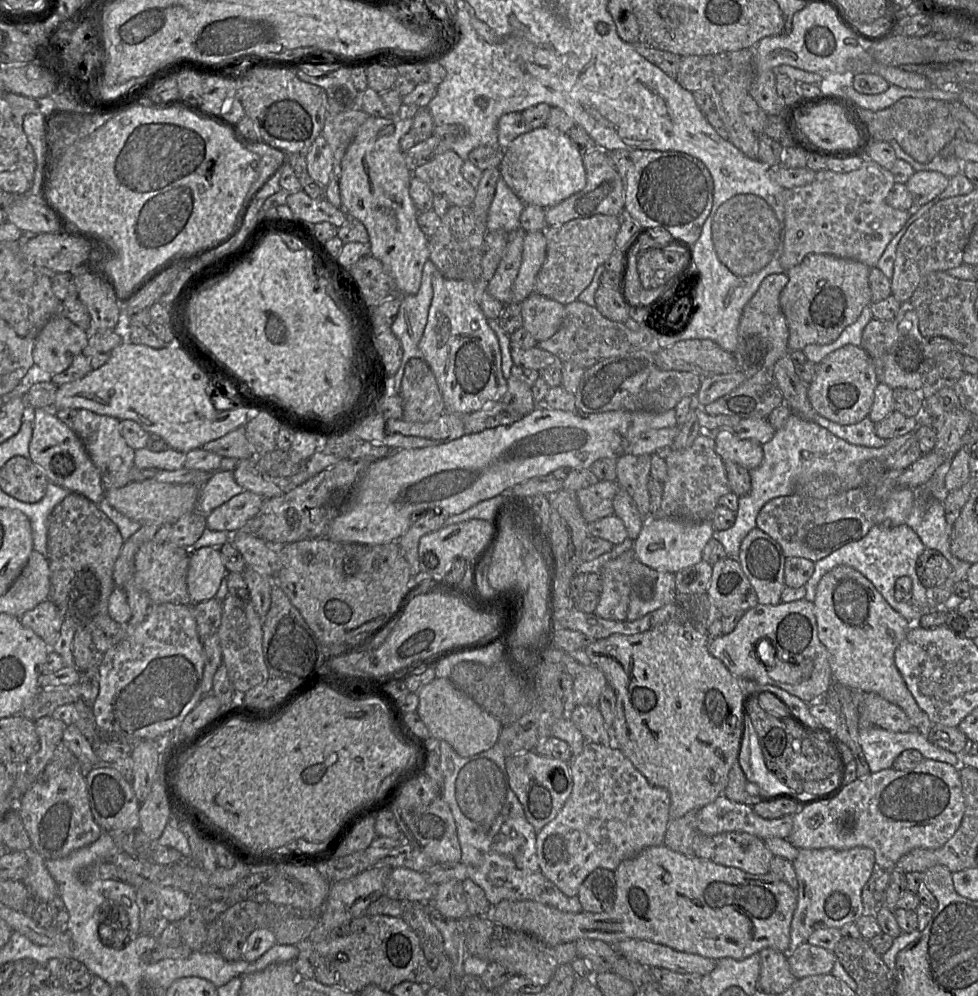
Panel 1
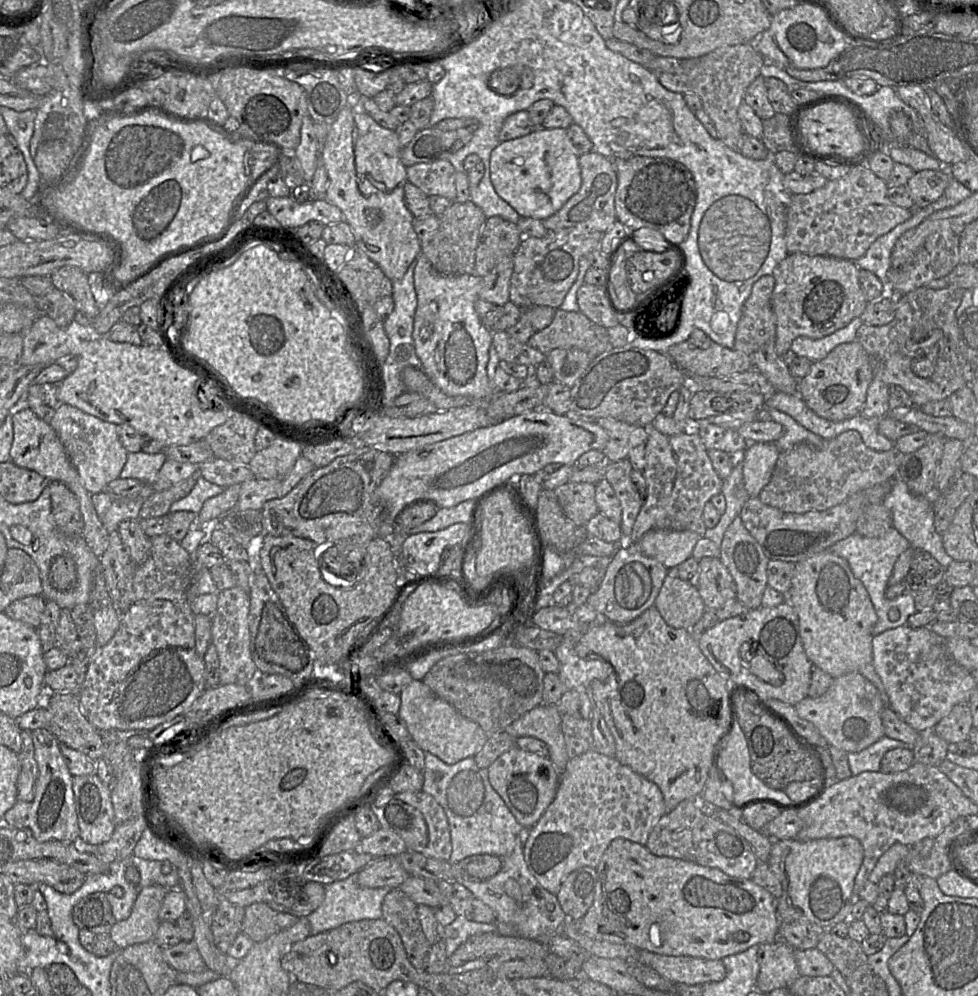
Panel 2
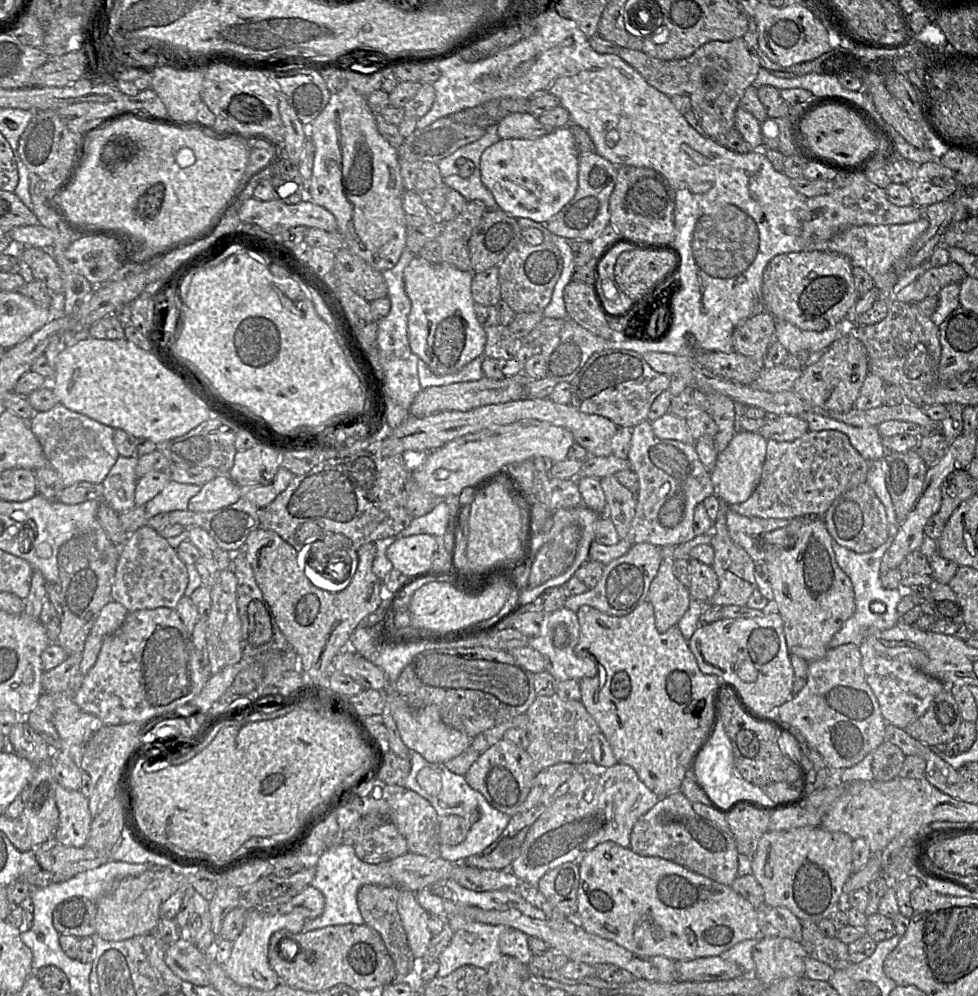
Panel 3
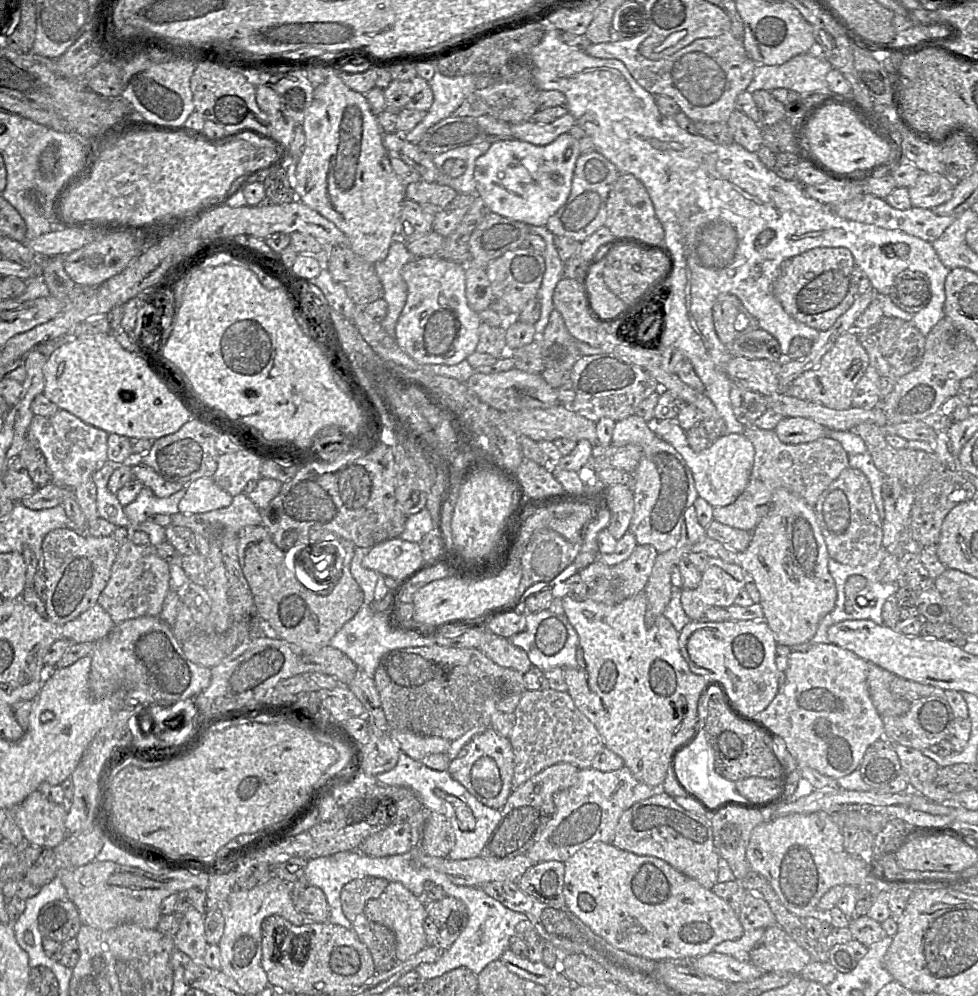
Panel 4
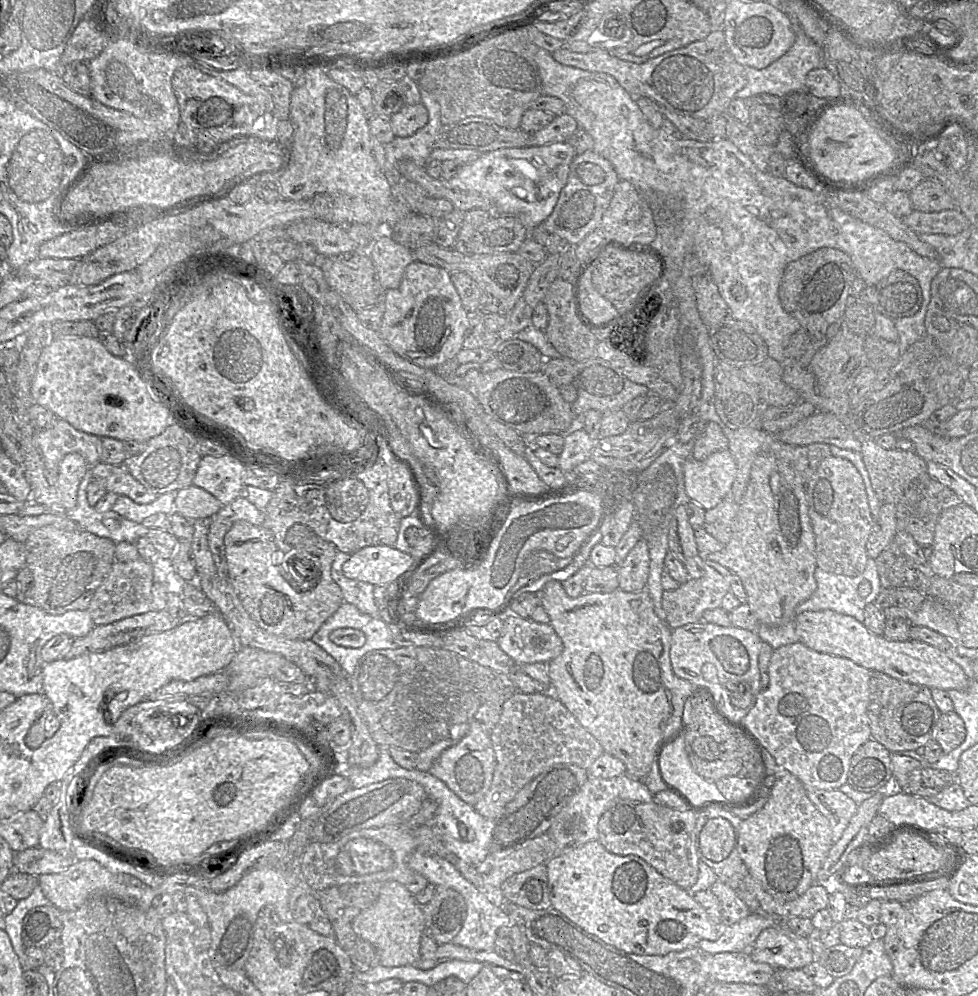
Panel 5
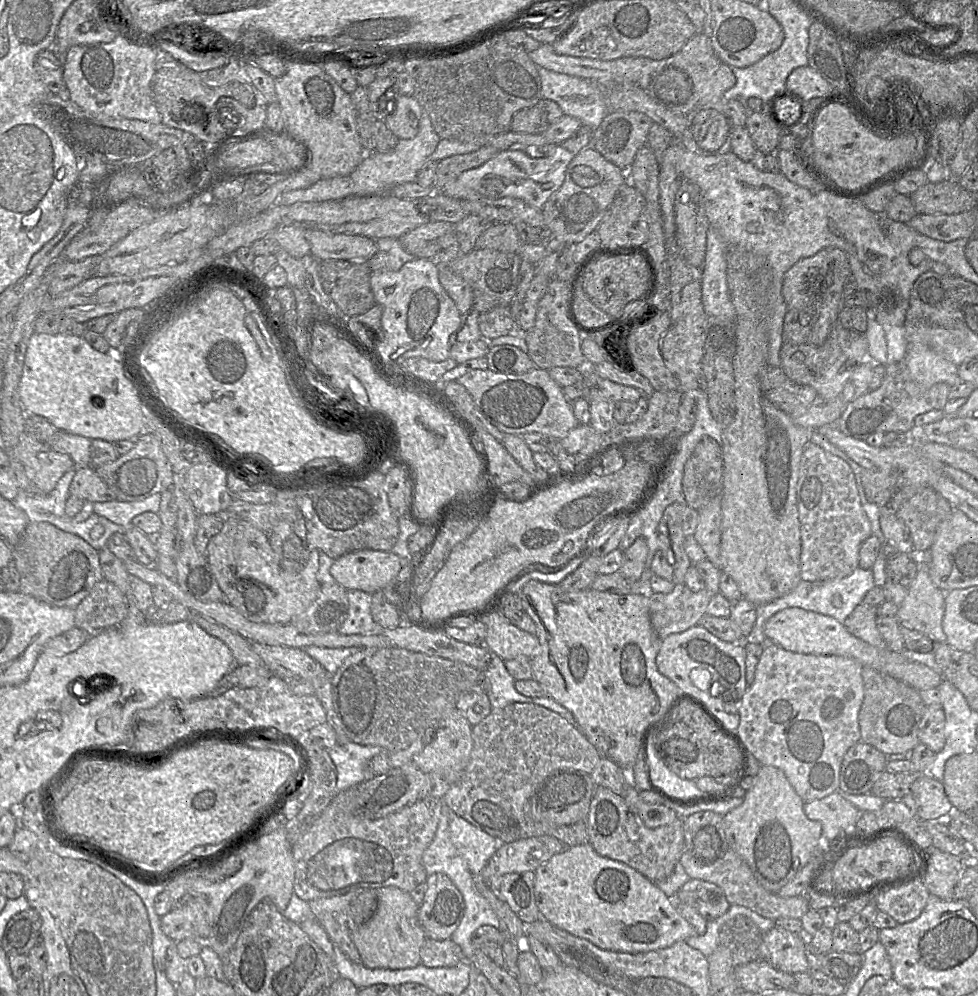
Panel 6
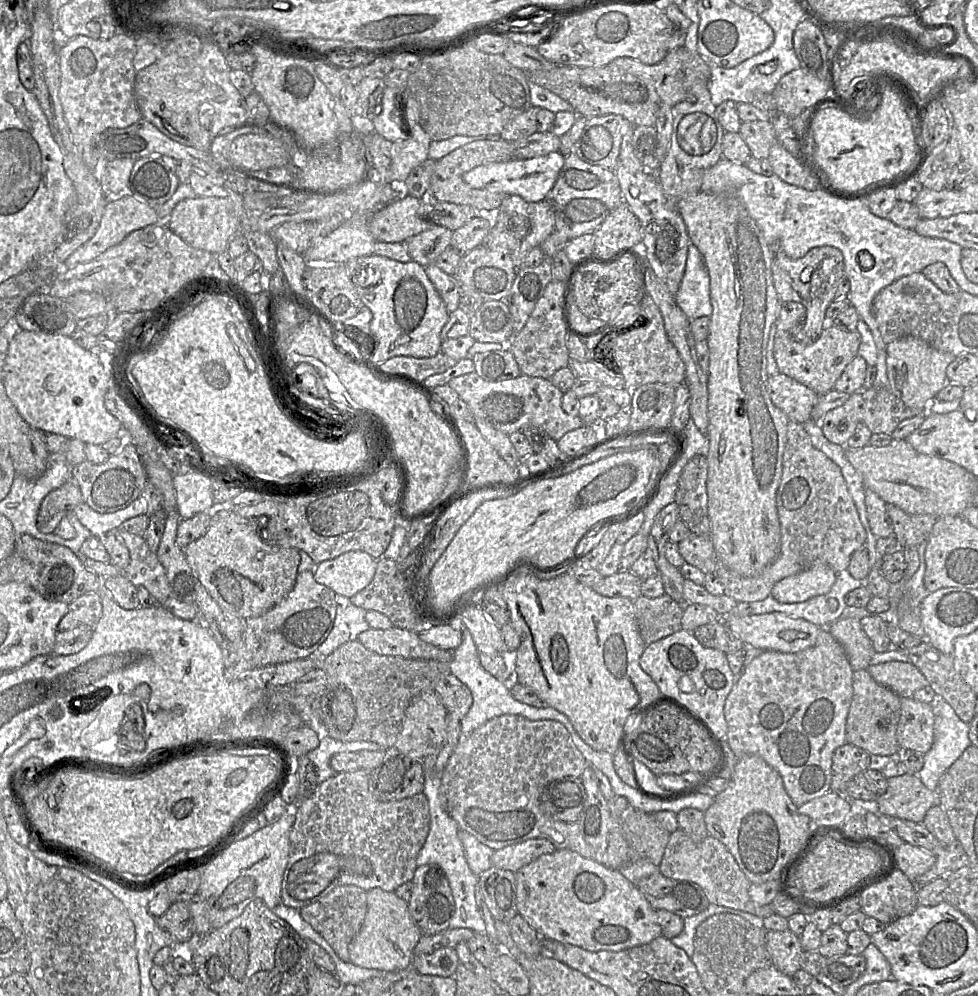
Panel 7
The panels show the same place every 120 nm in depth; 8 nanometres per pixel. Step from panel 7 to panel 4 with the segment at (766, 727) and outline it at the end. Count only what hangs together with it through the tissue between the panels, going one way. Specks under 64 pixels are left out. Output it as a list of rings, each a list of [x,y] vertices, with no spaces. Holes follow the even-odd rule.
[[[816,643],[806,651],[791,651],[785,671],[785,685],[757,716],[785,744],[798,767],[810,767],[822,775],[839,779],[856,770],[868,747],[884,738],[884,724],[867,687],[869,663],[835,644]]]

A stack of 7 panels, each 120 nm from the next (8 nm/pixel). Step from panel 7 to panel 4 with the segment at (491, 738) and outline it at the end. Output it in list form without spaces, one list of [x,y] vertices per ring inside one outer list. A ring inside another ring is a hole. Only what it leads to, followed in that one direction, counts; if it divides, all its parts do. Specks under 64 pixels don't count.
[[[526,690],[513,715],[514,726],[507,738],[514,754],[513,790],[557,763],[572,764],[578,769],[590,768],[594,757],[604,748],[596,727],[577,709],[566,692]]]

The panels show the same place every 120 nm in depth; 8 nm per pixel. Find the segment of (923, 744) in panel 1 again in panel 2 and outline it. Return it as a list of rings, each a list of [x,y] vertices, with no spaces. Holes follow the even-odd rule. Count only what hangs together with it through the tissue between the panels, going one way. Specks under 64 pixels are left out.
[[[886,735],[866,749],[848,754],[848,763],[852,776],[863,772],[880,771],[881,759],[886,752],[895,748],[906,748],[913,750],[914,746],[891,739]]]

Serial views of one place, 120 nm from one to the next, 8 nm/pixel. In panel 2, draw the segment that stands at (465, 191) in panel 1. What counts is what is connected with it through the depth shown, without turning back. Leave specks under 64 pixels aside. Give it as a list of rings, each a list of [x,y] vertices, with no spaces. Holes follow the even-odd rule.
[[[447,160],[414,164],[406,167],[407,182],[418,187],[427,196],[442,196],[455,201],[456,170]]]

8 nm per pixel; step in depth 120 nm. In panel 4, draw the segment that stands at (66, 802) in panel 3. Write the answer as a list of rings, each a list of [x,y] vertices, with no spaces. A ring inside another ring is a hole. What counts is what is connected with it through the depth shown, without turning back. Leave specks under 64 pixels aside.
[[[36,790],[13,809],[16,824],[22,831],[25,844],[53,848],[67,837],[67,804],[52,802],[40,790]]]

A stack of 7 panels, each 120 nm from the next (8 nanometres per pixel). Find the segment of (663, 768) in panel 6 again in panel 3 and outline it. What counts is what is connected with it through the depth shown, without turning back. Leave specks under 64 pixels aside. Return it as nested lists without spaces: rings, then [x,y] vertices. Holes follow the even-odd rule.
[[[721,717],[715,722],[714,728],[695,757],[695,769],[693,775],[696,782],[706,792],[710,800],[723,810],[731,812],[734,806],[741,800],[753,799],[764,804],[775,804],[759,786],[744,780],[737,772],[734,761],[731,742],[725,732]]]

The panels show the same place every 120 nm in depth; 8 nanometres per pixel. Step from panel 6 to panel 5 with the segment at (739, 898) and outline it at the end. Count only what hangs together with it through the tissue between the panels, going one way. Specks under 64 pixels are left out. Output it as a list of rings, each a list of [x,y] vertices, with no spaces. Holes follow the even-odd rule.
[[[750,873],[745,878],[745,884],[755,895],[763,910],[784,918],[811,918],[819,910],[826,909],[830,896],[827,884],[816,884],[795,900],[778,902]]]

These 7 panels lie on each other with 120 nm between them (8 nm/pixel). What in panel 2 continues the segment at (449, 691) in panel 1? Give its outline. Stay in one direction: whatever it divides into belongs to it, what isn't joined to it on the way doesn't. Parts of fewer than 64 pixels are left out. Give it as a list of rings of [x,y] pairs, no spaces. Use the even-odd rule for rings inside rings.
[[[413,680],[399,693],[401,704],[398,715],[416,744],[447,764],[455,764],[474,757],[489,736],[474,721],[461,715],[450,703],[437,696],[422,680]]]

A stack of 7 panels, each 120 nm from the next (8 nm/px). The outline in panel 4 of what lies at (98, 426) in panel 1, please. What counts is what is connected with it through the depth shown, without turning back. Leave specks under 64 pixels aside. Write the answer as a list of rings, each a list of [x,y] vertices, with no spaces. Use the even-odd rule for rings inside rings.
[[[58,409],[51,416],[33,416],[27,439],[42,453],[57,486],[74,490],[81,483],[92,480],[93,474],[108,460],[109,433],[89,425],[70,412]]]

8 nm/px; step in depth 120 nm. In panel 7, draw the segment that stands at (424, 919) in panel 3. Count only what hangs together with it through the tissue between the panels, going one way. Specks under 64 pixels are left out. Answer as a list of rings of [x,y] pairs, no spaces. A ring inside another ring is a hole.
[[[370,889],[367,891],[367,911],[363,923],[348,947],[349,962],[382,971],[407,970],[411,968],[414,948],[421,936],[405,900],[399,898],[394,891]]]

